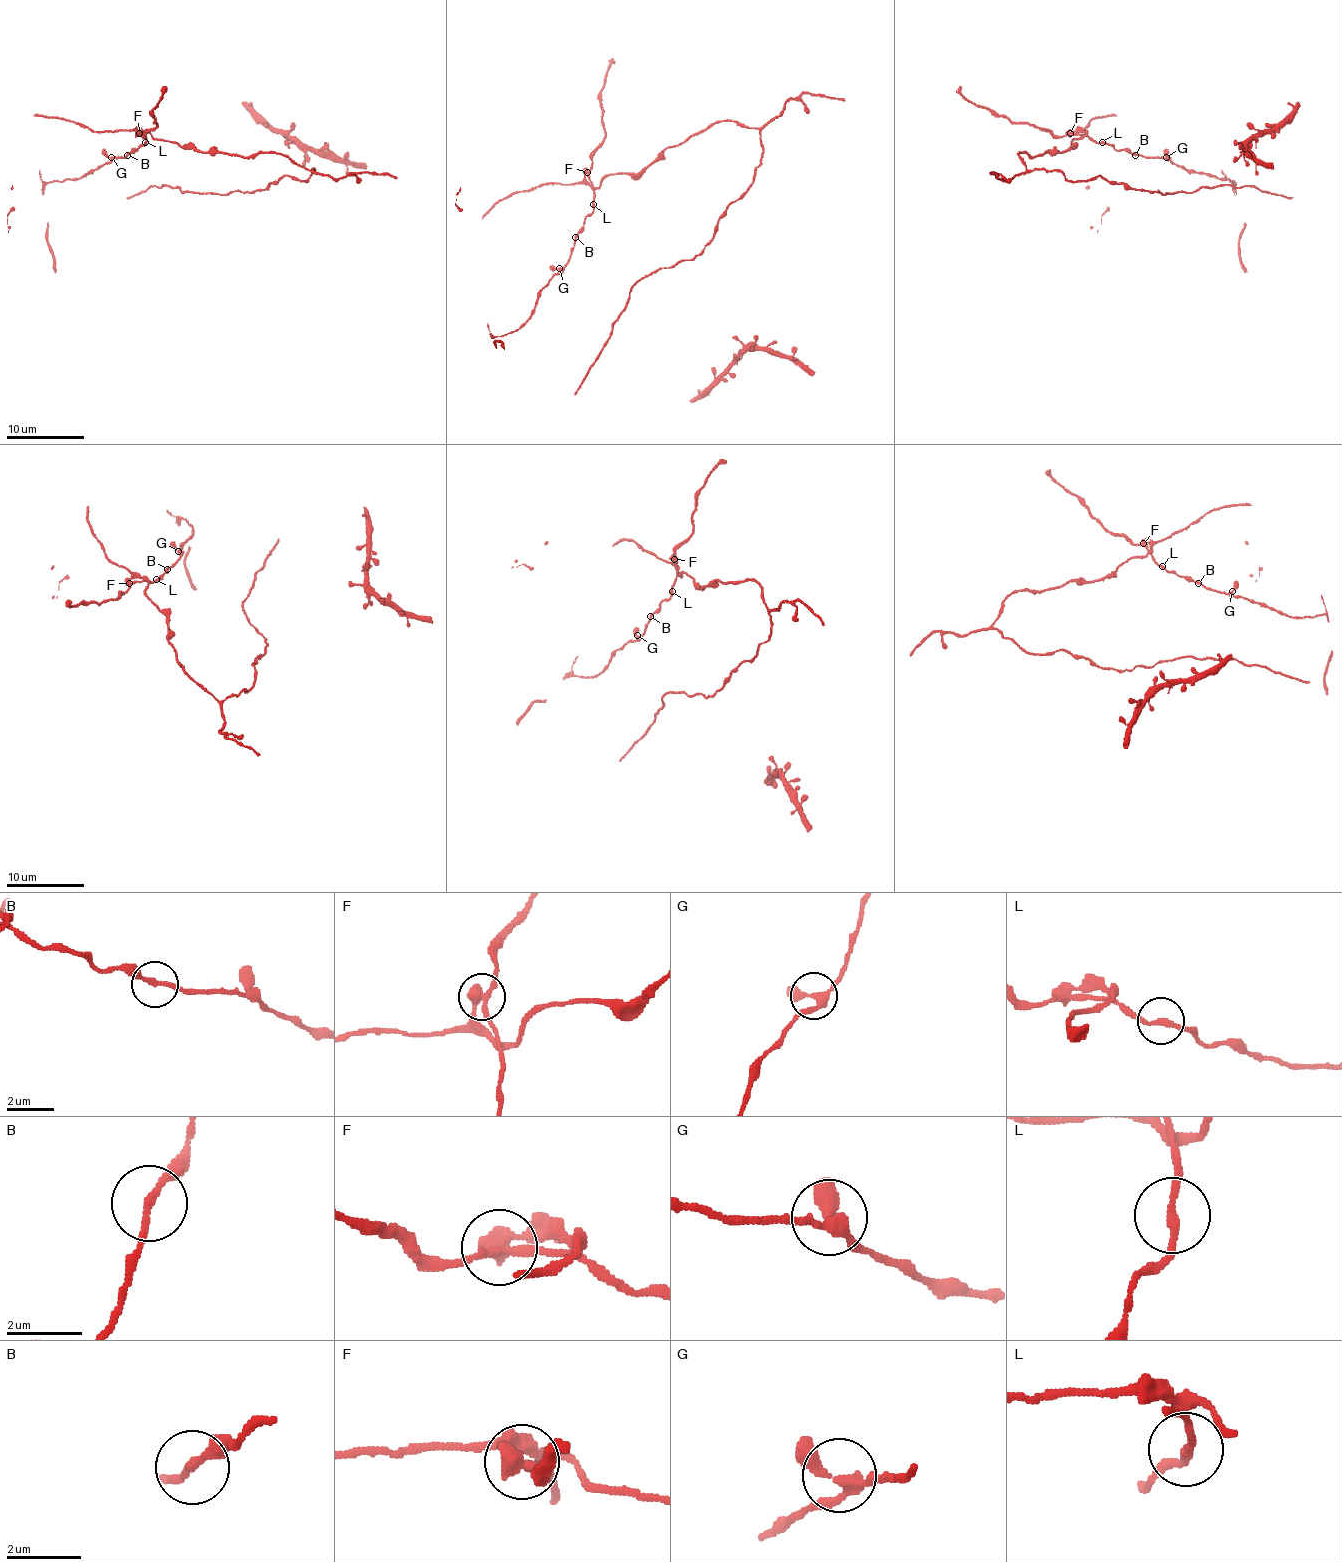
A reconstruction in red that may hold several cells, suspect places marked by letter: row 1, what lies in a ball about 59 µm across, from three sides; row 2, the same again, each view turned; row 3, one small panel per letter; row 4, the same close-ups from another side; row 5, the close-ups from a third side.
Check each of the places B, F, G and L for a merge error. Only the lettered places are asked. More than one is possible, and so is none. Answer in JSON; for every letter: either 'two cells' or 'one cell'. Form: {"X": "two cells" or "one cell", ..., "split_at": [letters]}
{"B": "one cell", "F": "two cells", "G": "one cell", "L": "one cell", "split_at": ["F"]}

